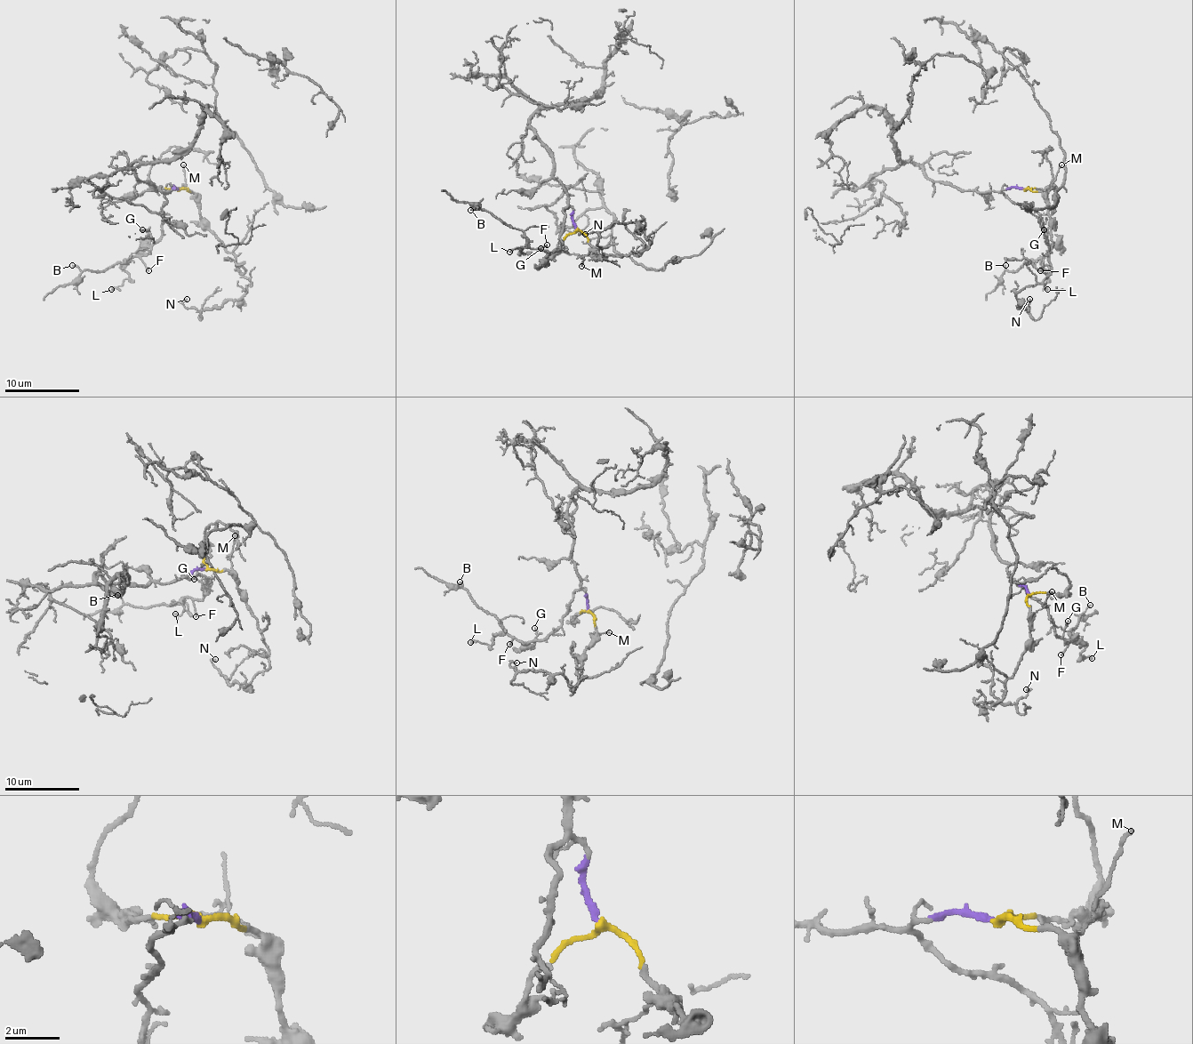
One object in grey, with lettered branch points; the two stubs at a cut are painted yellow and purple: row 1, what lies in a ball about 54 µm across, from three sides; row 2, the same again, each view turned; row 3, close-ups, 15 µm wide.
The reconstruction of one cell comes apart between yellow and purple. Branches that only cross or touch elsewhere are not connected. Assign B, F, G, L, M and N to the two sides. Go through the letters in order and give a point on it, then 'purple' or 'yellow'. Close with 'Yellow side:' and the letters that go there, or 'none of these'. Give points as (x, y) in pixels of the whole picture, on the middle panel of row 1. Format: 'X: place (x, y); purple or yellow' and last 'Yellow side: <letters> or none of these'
B: place (470, 210); purple
F: place (547, 244); purple
G: place (540, 248); purple
L: place (509, 252); purple
M: place (581, 266); yellow
N: place (585, 234); yellow
Yellow side: M, N

